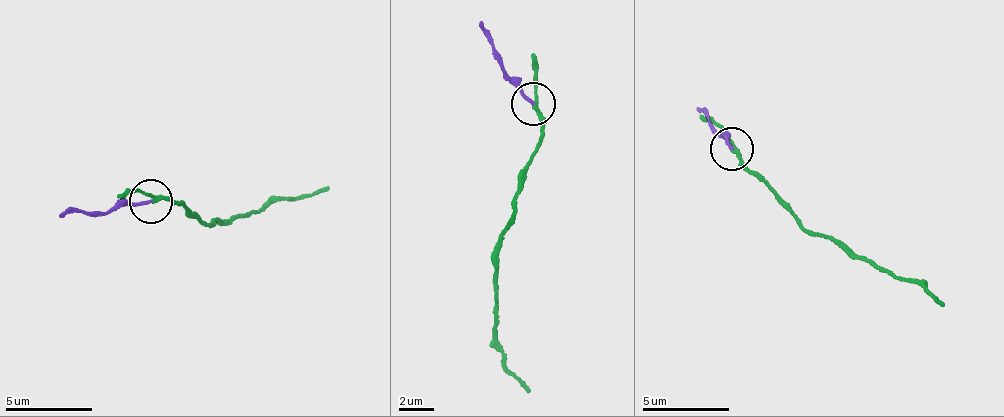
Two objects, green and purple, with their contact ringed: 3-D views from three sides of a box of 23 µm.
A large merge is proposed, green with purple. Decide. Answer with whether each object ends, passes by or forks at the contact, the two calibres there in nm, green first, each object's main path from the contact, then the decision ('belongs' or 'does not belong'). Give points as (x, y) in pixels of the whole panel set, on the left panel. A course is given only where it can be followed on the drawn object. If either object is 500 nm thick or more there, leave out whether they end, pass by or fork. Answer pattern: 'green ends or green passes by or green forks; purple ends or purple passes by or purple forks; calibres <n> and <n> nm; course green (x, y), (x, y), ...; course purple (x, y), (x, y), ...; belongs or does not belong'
green passes by; purple ends; calibres 190 and 170 nm; course green (151, 203), (182, 199), (211, 225), (225, 222), (275, 196), (313, 195), (327, 184); course purple (151, 203), (89, 215), (61, 213); does not belong

